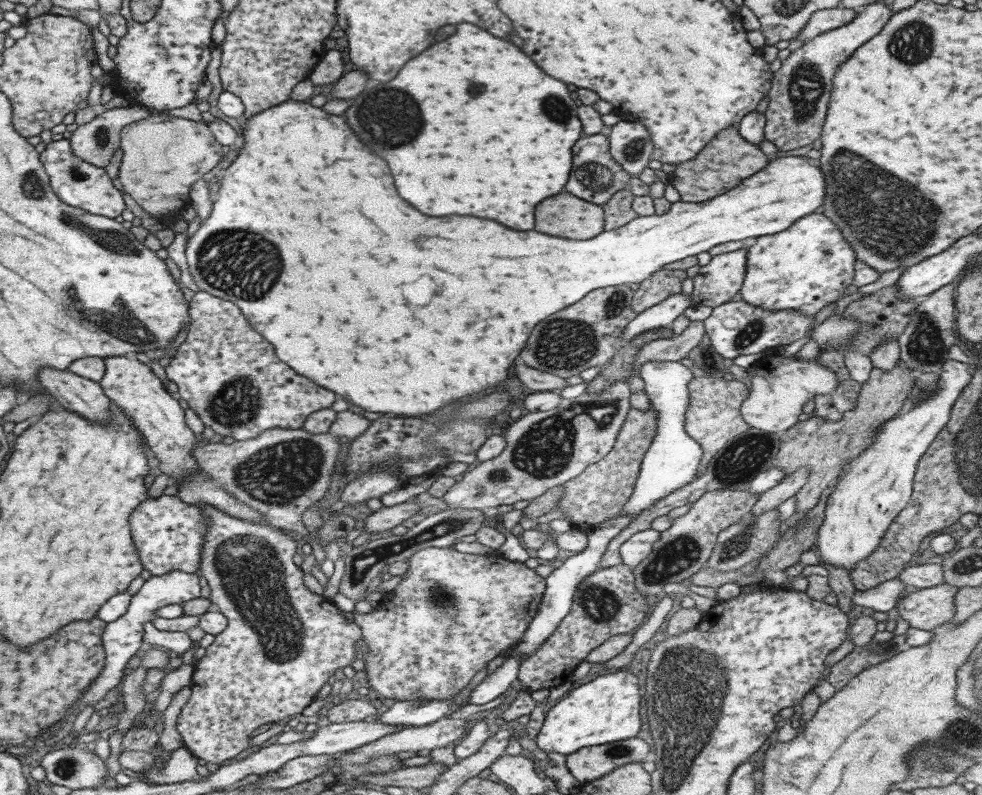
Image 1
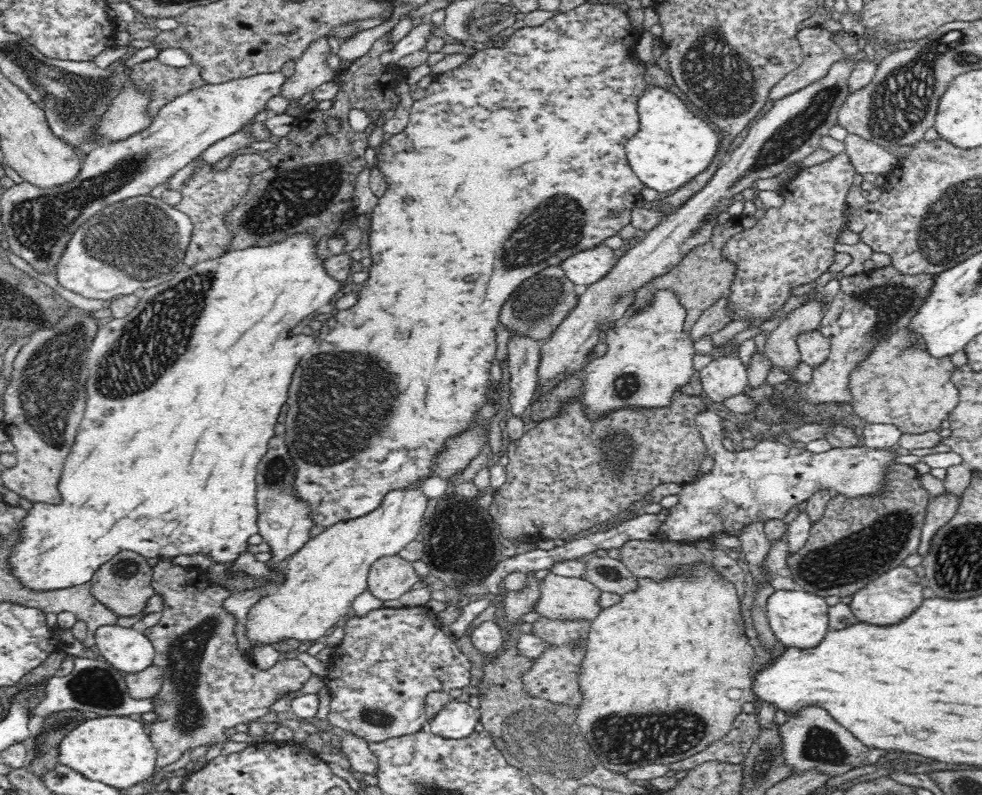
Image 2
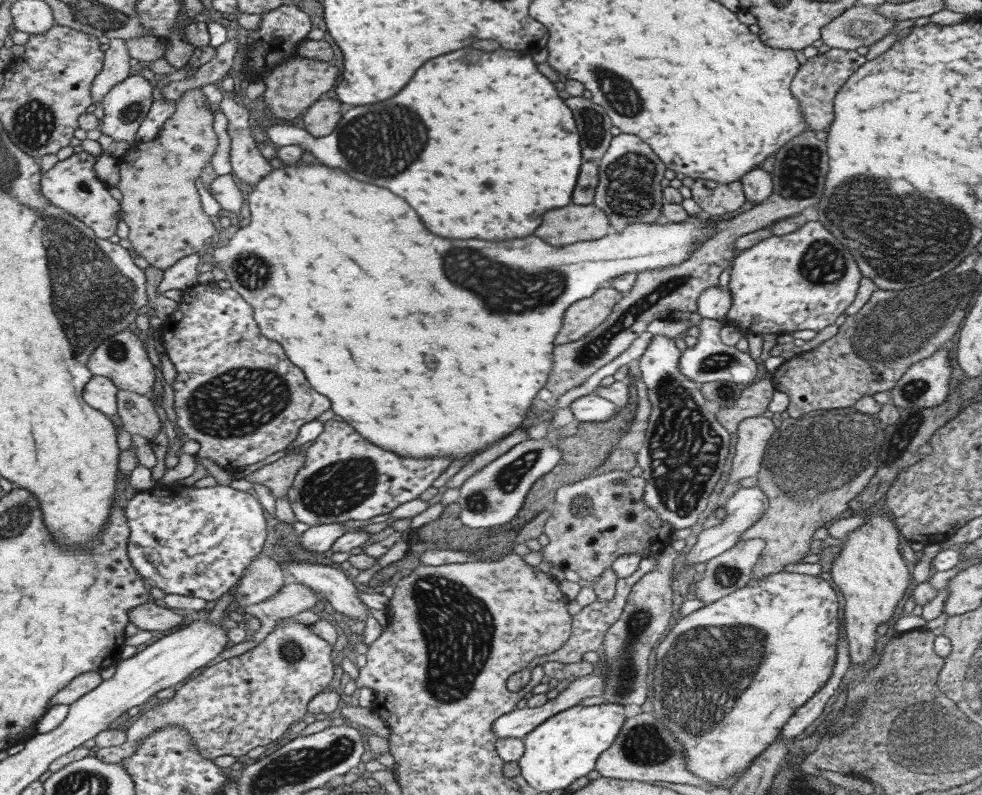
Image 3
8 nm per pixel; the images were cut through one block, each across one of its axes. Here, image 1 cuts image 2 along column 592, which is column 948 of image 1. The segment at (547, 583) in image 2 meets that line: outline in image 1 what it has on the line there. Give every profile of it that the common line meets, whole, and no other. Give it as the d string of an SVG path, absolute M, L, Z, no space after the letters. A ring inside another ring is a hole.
M942 583L932 588L923 588L922 590L908 593L898 601L898 617L904 618L912 628L924 631L932 631L950 621L955 614L954 595L959 588L953 584Z

